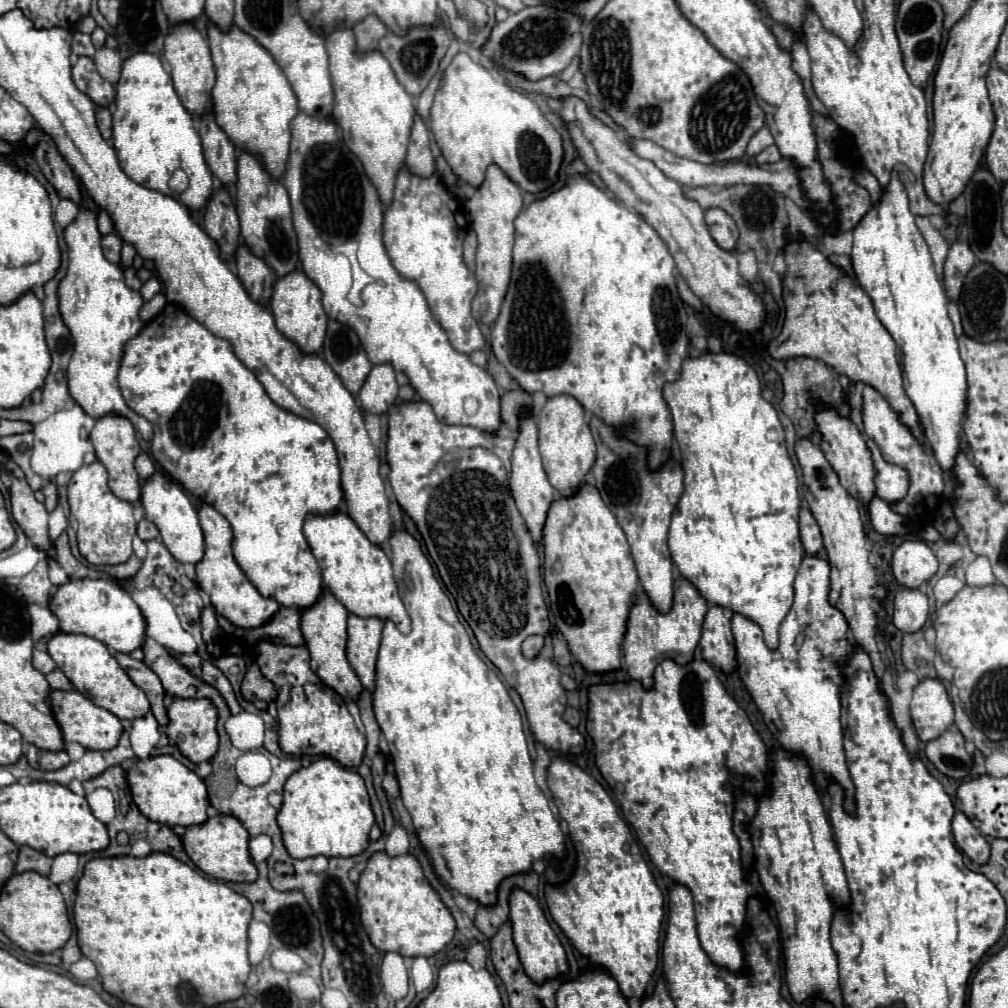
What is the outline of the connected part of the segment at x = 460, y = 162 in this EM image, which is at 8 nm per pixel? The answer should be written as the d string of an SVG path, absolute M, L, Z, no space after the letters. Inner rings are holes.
M458 53L442 75L428 127L452 171L478 189L488 165L498 165L522 191L542 193L558 181L564 145L560 133L524 93L496 81L488 69Z

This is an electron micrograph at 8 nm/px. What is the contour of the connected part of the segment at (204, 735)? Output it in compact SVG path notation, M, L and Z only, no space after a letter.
M174 699L168 707L170 723L166 727L166 735L176 741L176 747L188 757L192 763L210 761L218 749L218 733L216 733L216 709L208 699Z

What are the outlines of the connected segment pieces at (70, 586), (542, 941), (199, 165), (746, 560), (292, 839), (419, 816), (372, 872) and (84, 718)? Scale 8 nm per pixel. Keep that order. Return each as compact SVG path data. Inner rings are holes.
M70 579L56 589L48 601L48 607L58 617L60 631L94 637L114 651L130 653L144 641L144 617L132 597L116 583L104 579Z
M514 889L510 895L510 921L512 921L512 929L514 929L514 945L518 949L520 963L524 967L526 975L530 975L530 979L534 979L534 983L544 983L548 979L556 979L556 977L568 973L568 959L566 959L566 951L564 951L560 939L556 937L554 929L550 927L538 901L522 889Z
M136 53L126 59L122 77L116 85L114 101L114 149L122 171L136 183L170 195L184 203L188 209L202 209L212 195L212 173L202 155L202 143L194 129L192 115L180 103L170 75L164 71L162 61L150 53ZM176 169L184 169L190 185L184 193L172 193L168 181Z
M704 353L702 357L690 357L686 359L686 363L682 365L682 375L678 381L674 383L666 383L664 385L664 399L672 411L674 417L674 437L678 441L680 447L680 455L682 455L682 469L684 469L684 493L676 505L676 511L672 515L672 523L670 523L670 533L668 533L668 547L670 547L670 555L674 565L678 567L680 575L686 577L686 581L690 581L698 593L712 605L718 607L726 607L732 613L740 613L744 617L748 617L750 621L754 621L756 625L760 625L762 633L764 633L764 641L770 649L778 647L778 627L782 623L782 619L786 617L786 613L792 607L794 601L794 577L796 571L802 563L804 557L804 549L800 543L800 535L798 535L798 511L800 511L800 497L798 497L798 479L796 479L796 471L794 465L788 457L786 445L784 445L784 429L780 425L778 413L776 409L762 397L760 393L760 381L756 371L738 355L730 355L730 353Z
M320 757L308 767L292 773L284 785L284 803L278 811L278 827L286 851L294 859L306 857L354 857L368 847L368 833L374 825L364 779L344 769L330 757Z
M394 531L390 537L390 551L398 595L412 617L412 631L402 635L394 623L386 621L384 625L376 663L374 715L388 741L404 807L412 817L422 847L426 847L424 851L432 859L436 877L450 889L478 901L482 907L492 907L498 901L502 879L528 873L534 861L548 855L556 859L566 857L564 833L542 793L549 790L546 779L551 756L536 743L537 757L532 759L533 748L526 747L529 726L520 719L504 683L476 655L420 543L406 531Z
M382 851L374 853L368 859L368 865L362 871L360 881L358 881L358 909L360 909L362 925L372 941L372 945L382 953L396 951L402 957L418 957L418 955L432 957L452 941L454 931L456 931L454 917L446 909L446 905L440 901L438 893L428 885L418 859L412 855L390 857Z
M50 691L48 703L50 703L50 709L52 709L56 723L62 729L64 743L74 741L86 749L112 749L112 747L116 747L120 733L122 733L122 723L110 711L94 705L88 697L84 697L78 691Z

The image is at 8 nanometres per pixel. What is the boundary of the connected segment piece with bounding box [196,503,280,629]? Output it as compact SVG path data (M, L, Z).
M206 503L200 507L198 517L200 517L200 525L202 525L204 539L206 539L206 553L204 553L202 563L196 565L196 575L198 575L198 583L202 591L210 597L212 607L236 627L256 629L268 623L272 615L276 615L280 605L274 599L264 599L256 591L256 587L248 581L248 577L242 573L238 563L234 561L232 557L232 537L234 535L232 535L230 523L212 505L206 505Z

